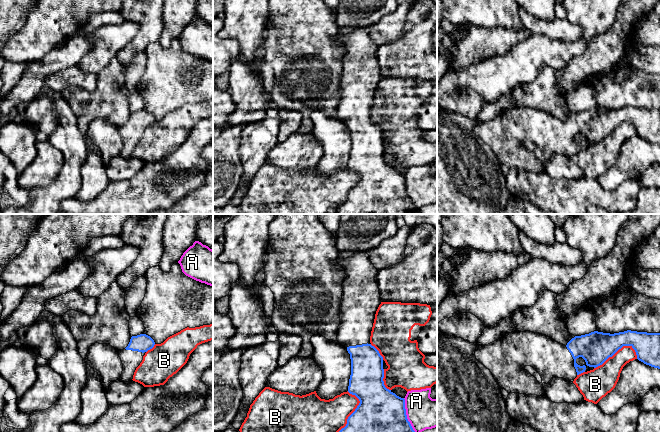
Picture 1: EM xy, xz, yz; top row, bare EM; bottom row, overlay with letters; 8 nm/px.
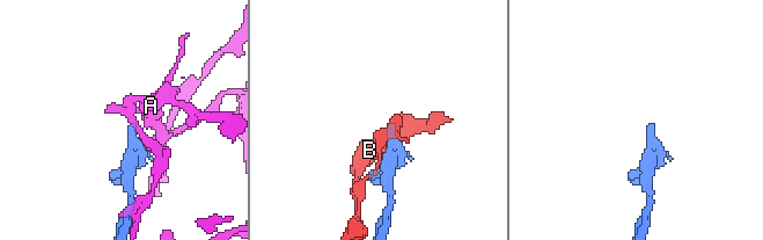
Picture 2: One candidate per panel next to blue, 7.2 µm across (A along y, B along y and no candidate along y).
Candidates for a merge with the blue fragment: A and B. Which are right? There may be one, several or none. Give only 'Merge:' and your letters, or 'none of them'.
Merge: none of them

